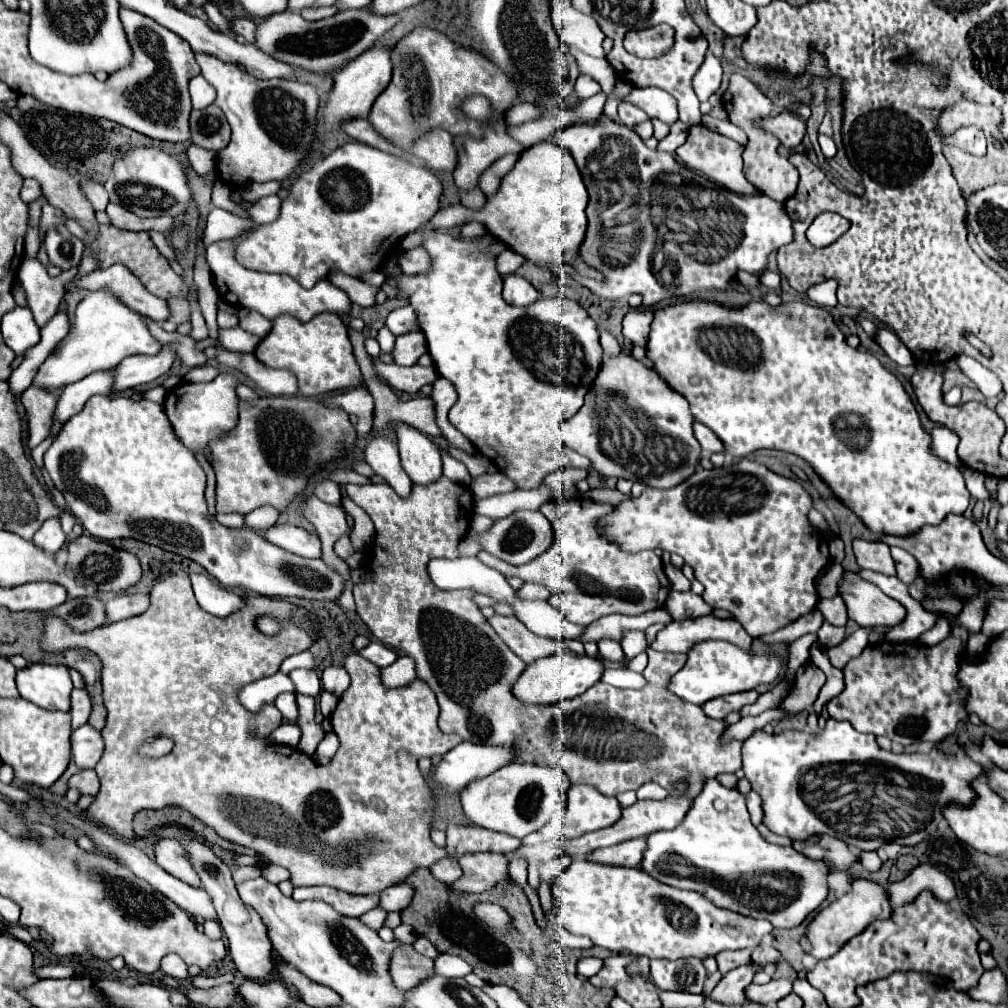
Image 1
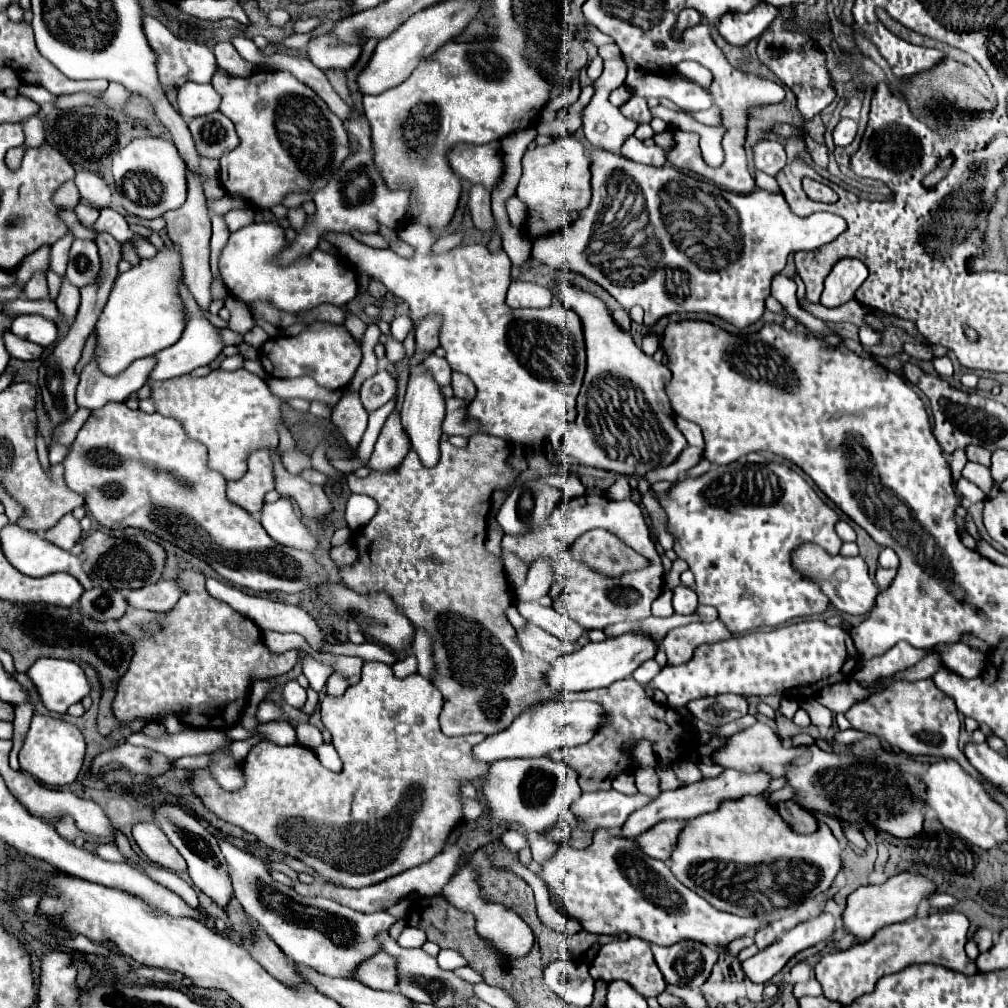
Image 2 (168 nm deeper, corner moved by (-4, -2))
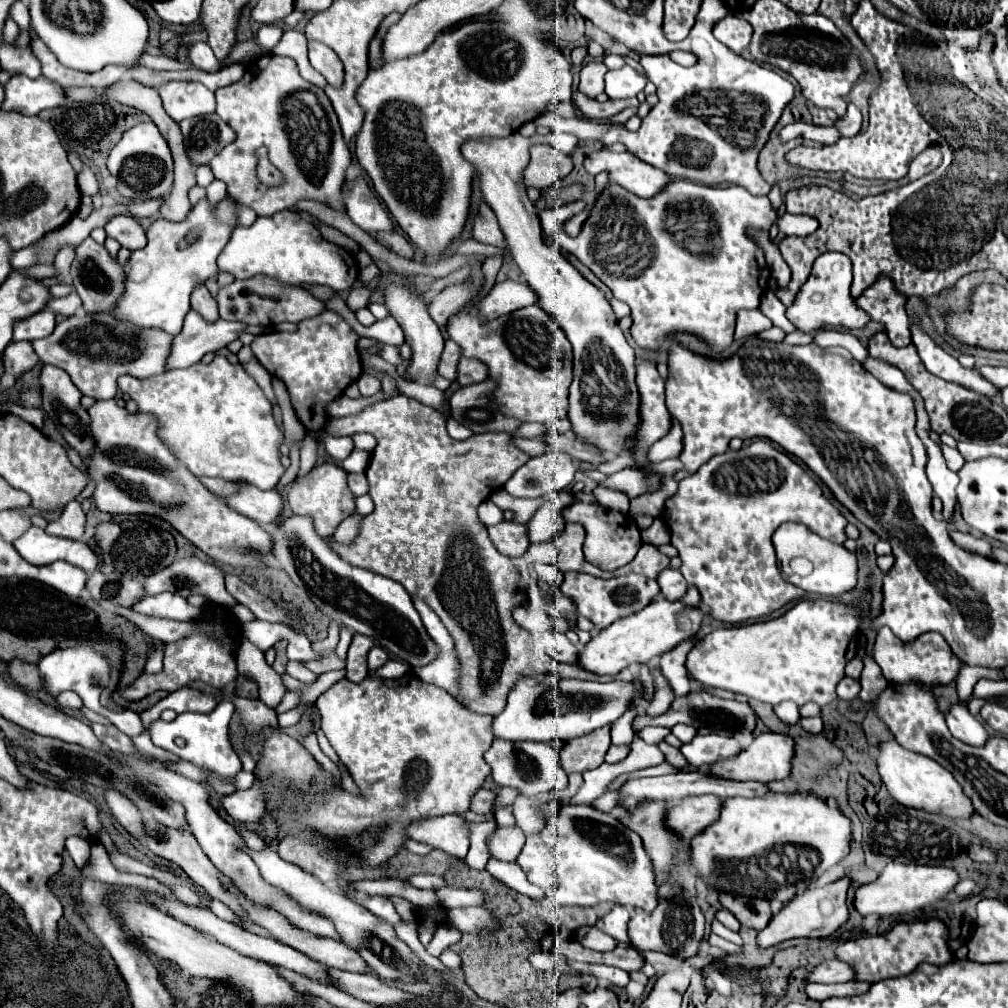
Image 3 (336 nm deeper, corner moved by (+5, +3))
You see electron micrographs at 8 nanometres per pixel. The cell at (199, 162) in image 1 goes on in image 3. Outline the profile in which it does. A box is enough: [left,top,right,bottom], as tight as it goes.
[196,165,214,187]

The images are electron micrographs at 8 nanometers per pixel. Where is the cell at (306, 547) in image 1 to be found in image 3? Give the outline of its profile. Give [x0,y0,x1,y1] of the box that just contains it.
[226,483,284,527]

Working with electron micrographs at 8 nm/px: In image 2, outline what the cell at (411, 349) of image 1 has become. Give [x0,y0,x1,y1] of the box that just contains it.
[417,314,441,352]

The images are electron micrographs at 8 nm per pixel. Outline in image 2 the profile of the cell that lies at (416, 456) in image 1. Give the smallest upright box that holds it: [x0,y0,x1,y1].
[401,362,445,466]

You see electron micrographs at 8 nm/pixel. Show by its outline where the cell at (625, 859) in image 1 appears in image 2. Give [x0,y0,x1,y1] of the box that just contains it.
[637,820,687,860]

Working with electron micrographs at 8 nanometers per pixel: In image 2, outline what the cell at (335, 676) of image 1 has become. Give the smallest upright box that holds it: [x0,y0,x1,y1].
[313,652,363,684]

